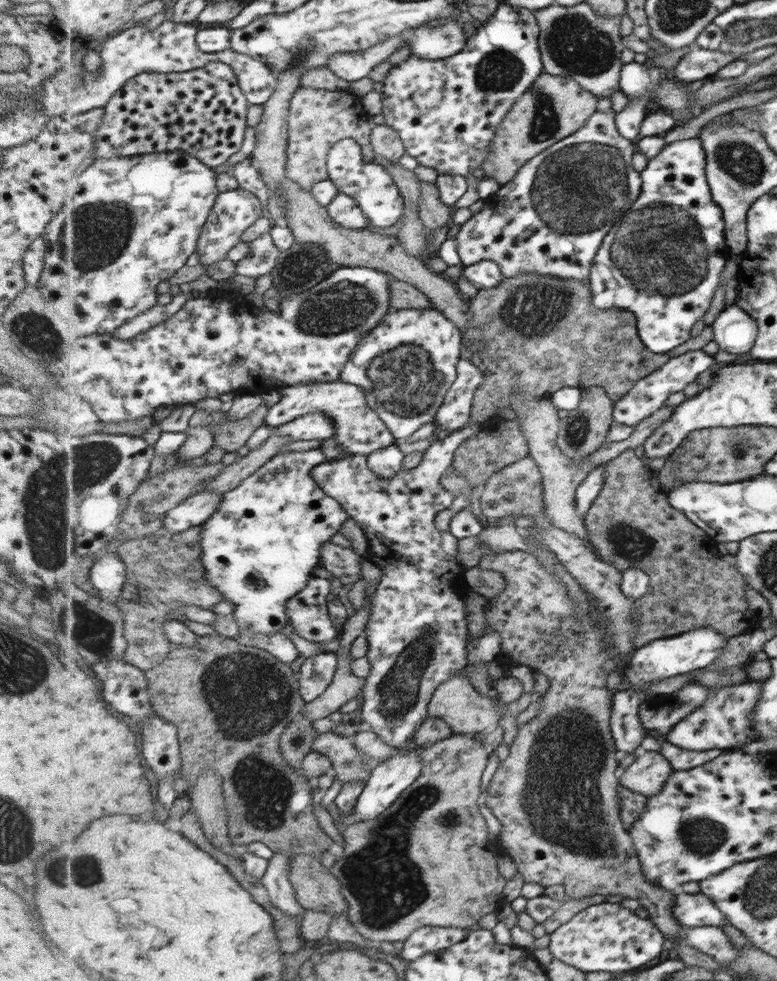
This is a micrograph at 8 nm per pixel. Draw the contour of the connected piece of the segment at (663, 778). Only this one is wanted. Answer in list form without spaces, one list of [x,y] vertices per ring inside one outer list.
[[[660,751],[639,752],[636,759],[620,773],[621,786],[647,798],[655,796],[673,774],[672,764]]]

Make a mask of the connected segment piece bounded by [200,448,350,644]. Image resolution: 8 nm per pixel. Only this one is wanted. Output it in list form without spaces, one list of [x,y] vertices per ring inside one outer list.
[[[319,448],[276,455],[237,488],[226,492],[219,508],[202,524],[205,530],[200,545],[205,578],[234,604],[234,618],[240,626],[239,640],[245,644],[249,644],[248,628],[258,634],[274,634],[290,623],[288,603],[308,586],[322,560],[324,544],[329,543],[350,518],[338,500],[319,488],[312,474],[317,466],[328,462],[329,458]]]

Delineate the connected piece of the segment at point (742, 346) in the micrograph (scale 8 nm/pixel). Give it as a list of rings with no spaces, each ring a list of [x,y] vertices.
[[[737,304],[729,305],[711,324],[714,342],[721,350],[743,357],[754,345],[756,322]]]

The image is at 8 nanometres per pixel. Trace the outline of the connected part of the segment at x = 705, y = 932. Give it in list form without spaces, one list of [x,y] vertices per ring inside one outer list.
[[[718,926],[685,927],[685,942],[699,952],[713,956],[722,964],[729,964],[737,957],[737,950],[729,943],[727,934]]]

